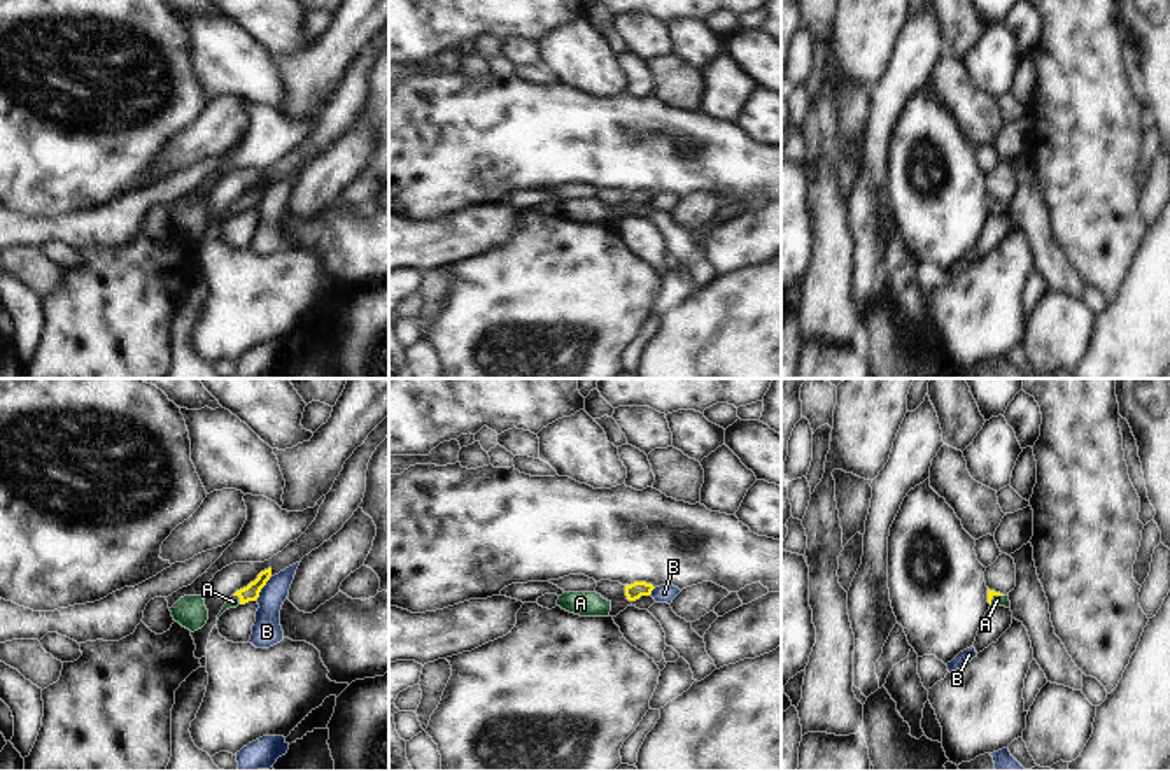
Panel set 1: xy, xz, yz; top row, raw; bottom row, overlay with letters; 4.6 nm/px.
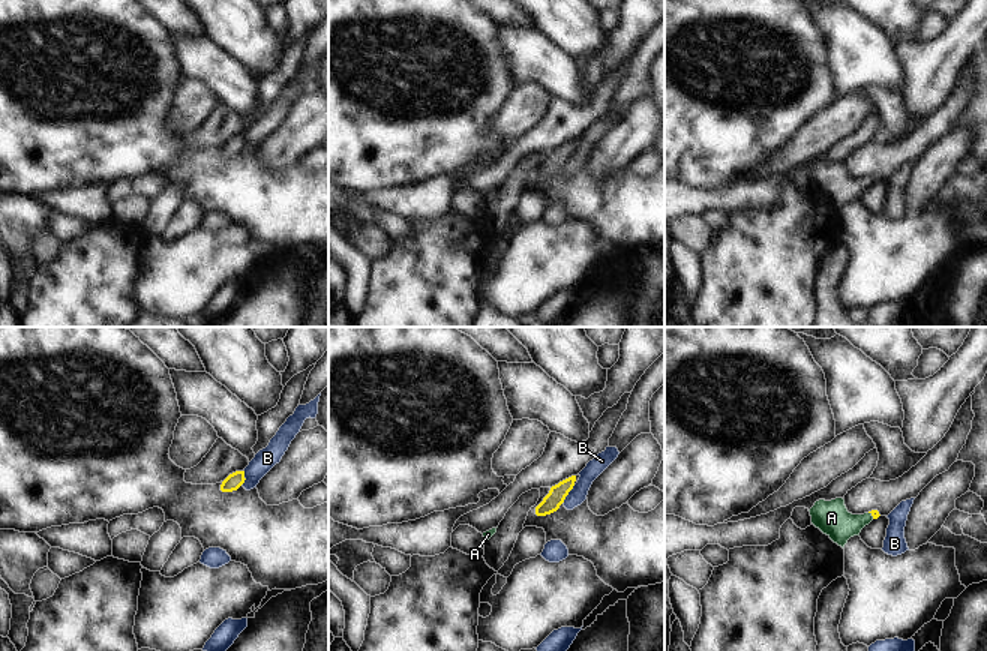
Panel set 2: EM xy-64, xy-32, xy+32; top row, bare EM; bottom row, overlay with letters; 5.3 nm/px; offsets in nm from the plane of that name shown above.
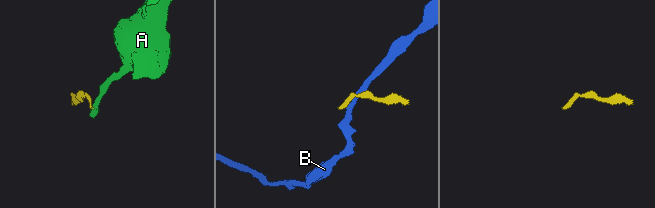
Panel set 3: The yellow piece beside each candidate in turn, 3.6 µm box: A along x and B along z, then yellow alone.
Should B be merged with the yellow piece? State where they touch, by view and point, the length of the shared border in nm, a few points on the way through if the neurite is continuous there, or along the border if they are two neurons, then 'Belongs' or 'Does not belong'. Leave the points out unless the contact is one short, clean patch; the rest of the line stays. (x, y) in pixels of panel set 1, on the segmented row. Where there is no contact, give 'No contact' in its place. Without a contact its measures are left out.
Touches yellow at xy (261, 587). Shared border 130 nm. Boundary: xy (270, 579), (254, 600). Does not belong

